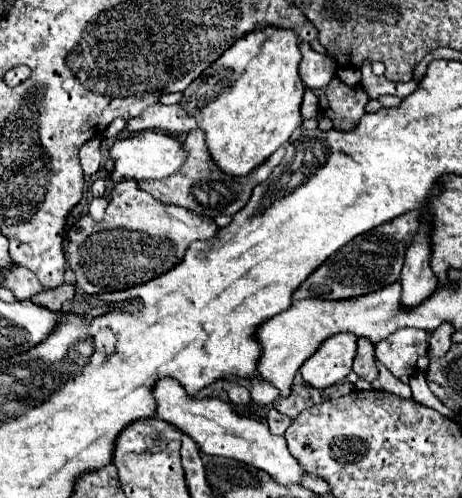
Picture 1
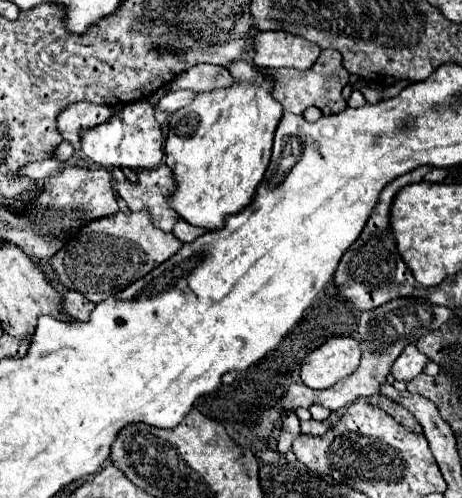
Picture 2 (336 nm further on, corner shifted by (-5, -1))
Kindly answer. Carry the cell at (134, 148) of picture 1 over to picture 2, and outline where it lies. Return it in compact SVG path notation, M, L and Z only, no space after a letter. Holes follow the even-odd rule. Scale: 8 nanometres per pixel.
M148 101L122 107L106 123L96 125L82 133L82 151L100 167L130 167L130 169L154 169L162 165L162 131L154 119L154 107Z

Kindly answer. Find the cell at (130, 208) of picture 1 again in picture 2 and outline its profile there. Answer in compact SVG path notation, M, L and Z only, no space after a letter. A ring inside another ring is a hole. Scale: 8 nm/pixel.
M148 209L132 211L130 215L118 211L84 225L84 229L52 257L52 267L66 289L80 291L96 303L112 295L112 289L120 291L142 279L146 273L178 253L182 245L184 243L174 237L174 233L166 233L152 223Z

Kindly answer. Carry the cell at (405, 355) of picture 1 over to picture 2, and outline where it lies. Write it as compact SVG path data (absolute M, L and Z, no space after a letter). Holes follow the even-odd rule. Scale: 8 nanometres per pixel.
M406 345L400 357L392 365L392 375L398 381L412 381L416 375L422 373L428 357L416 349L416 345Z

